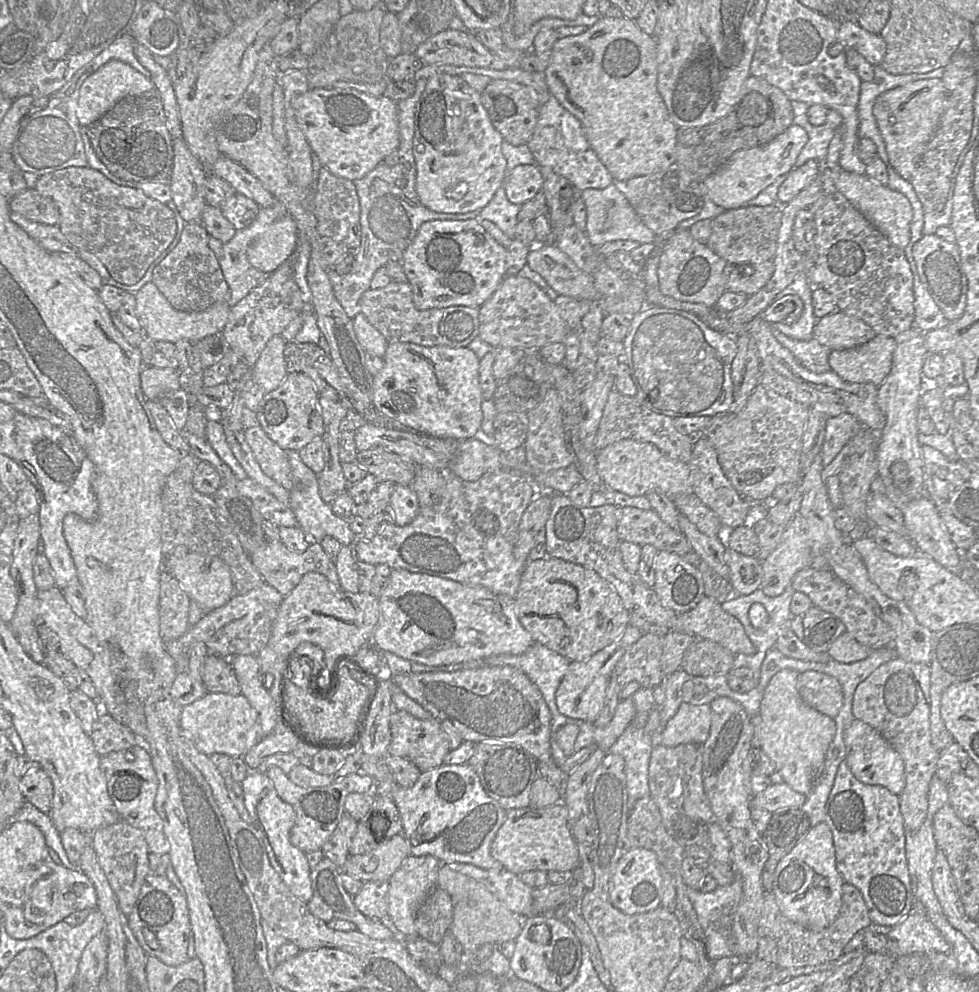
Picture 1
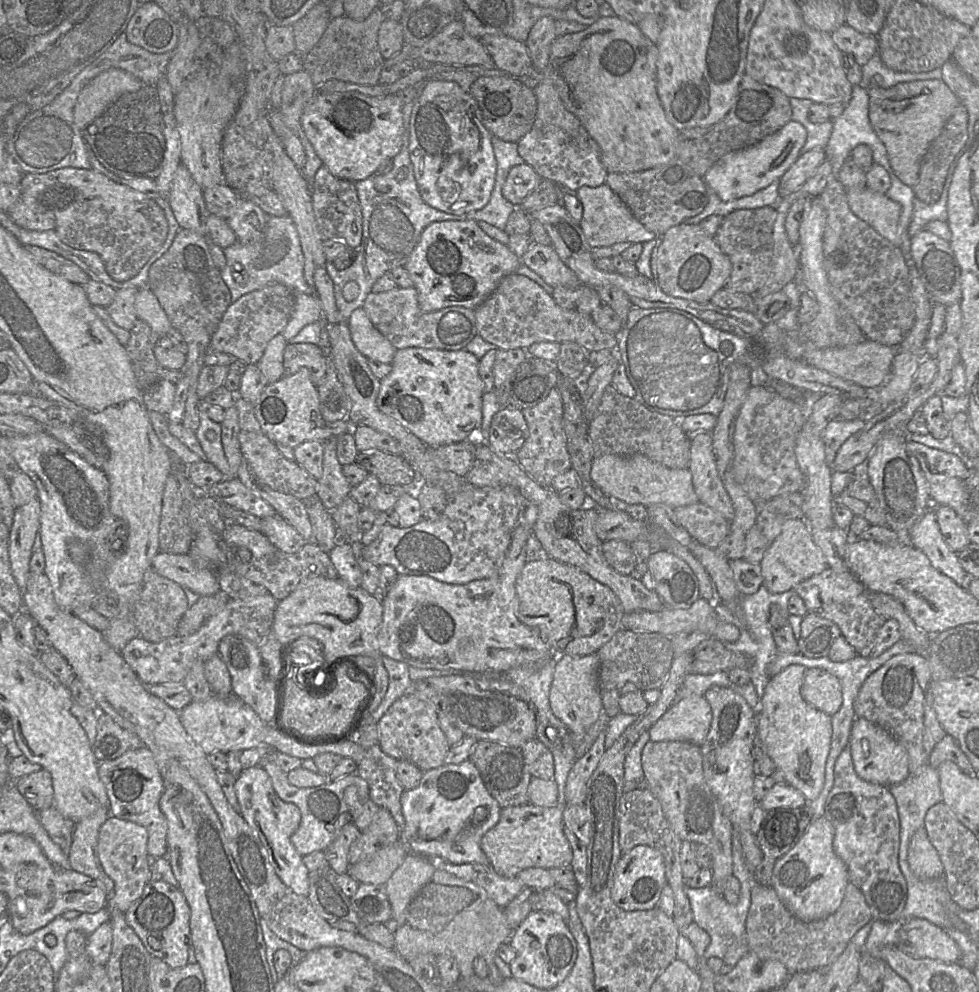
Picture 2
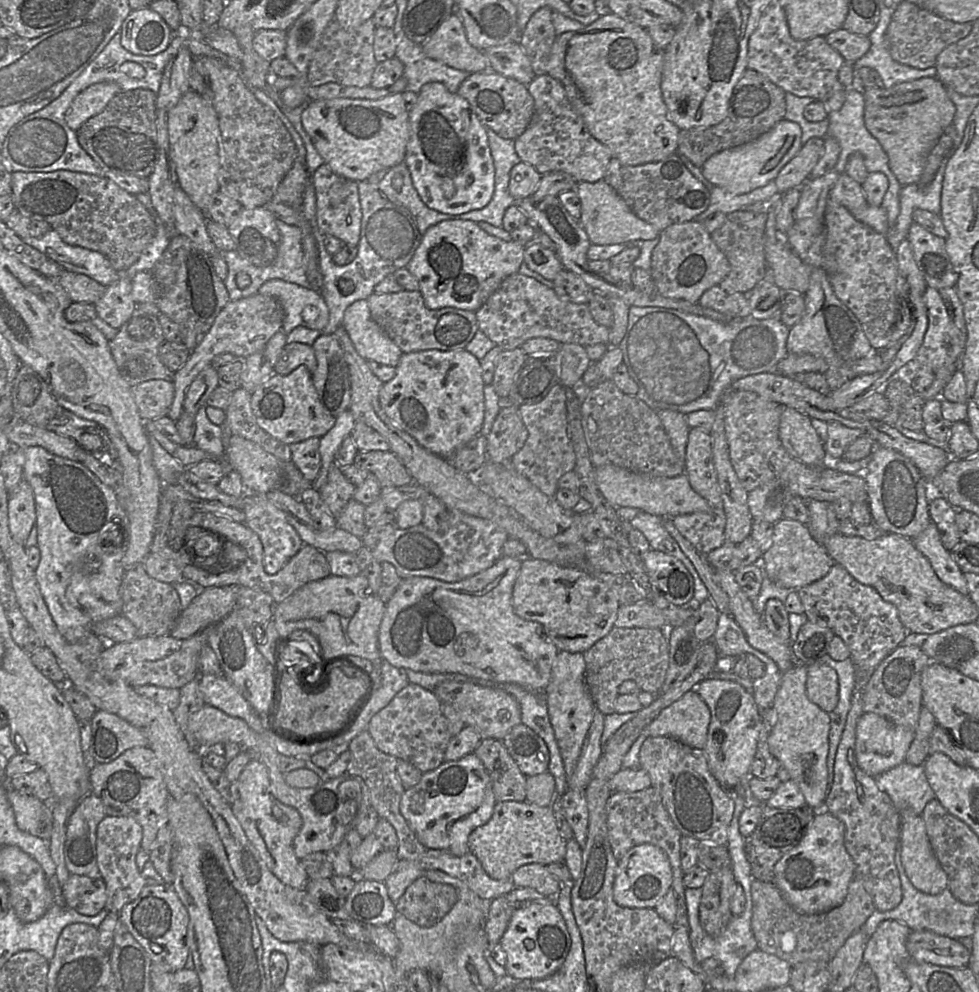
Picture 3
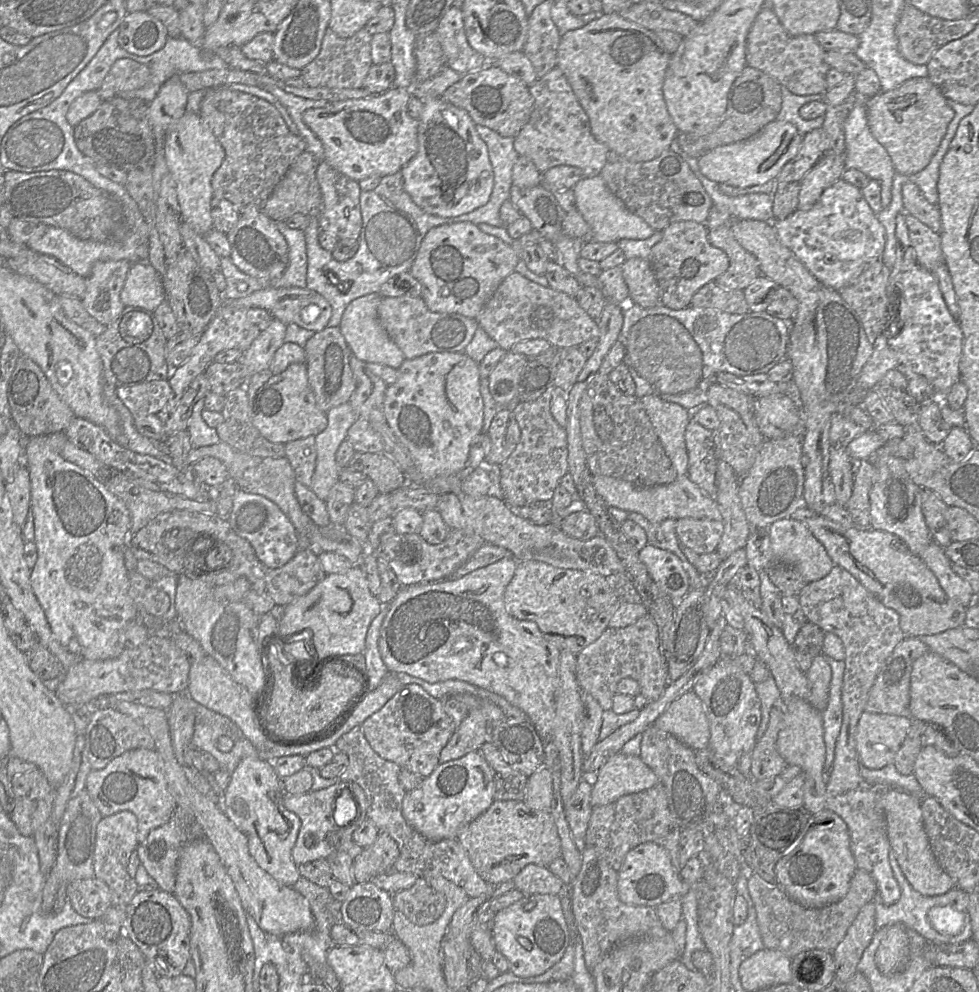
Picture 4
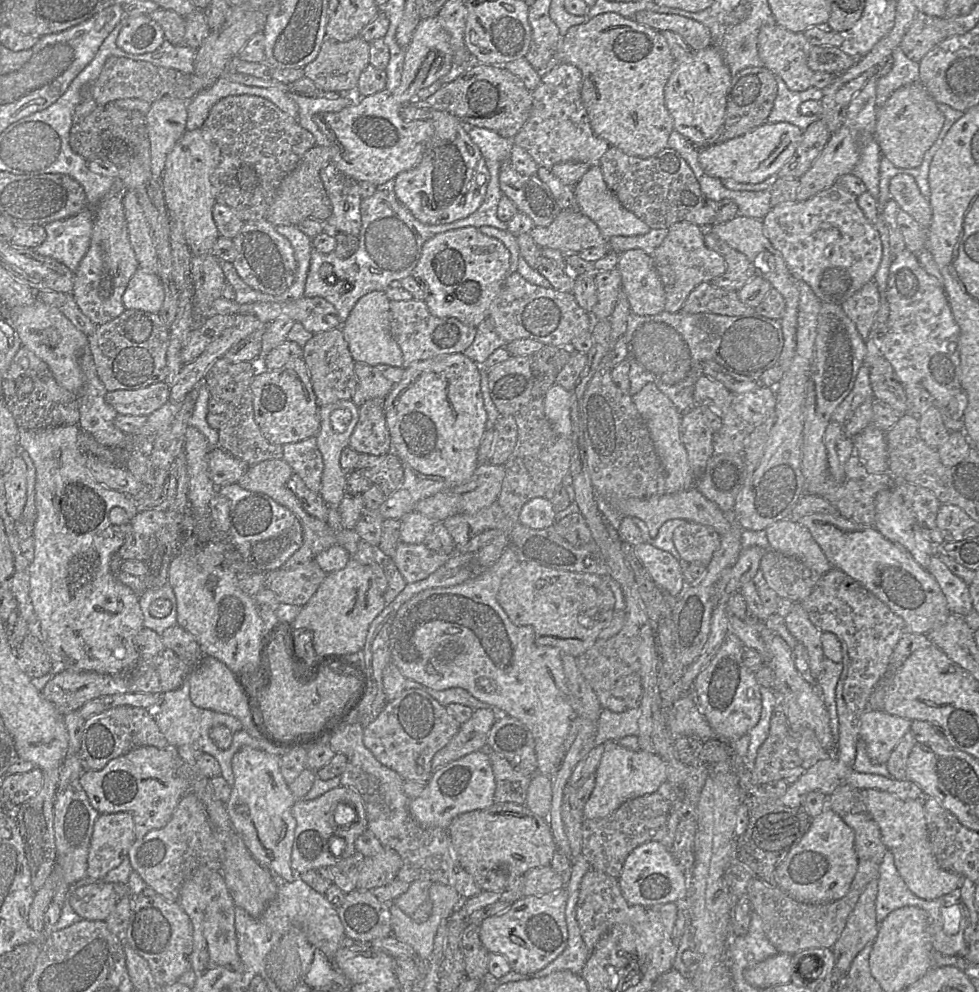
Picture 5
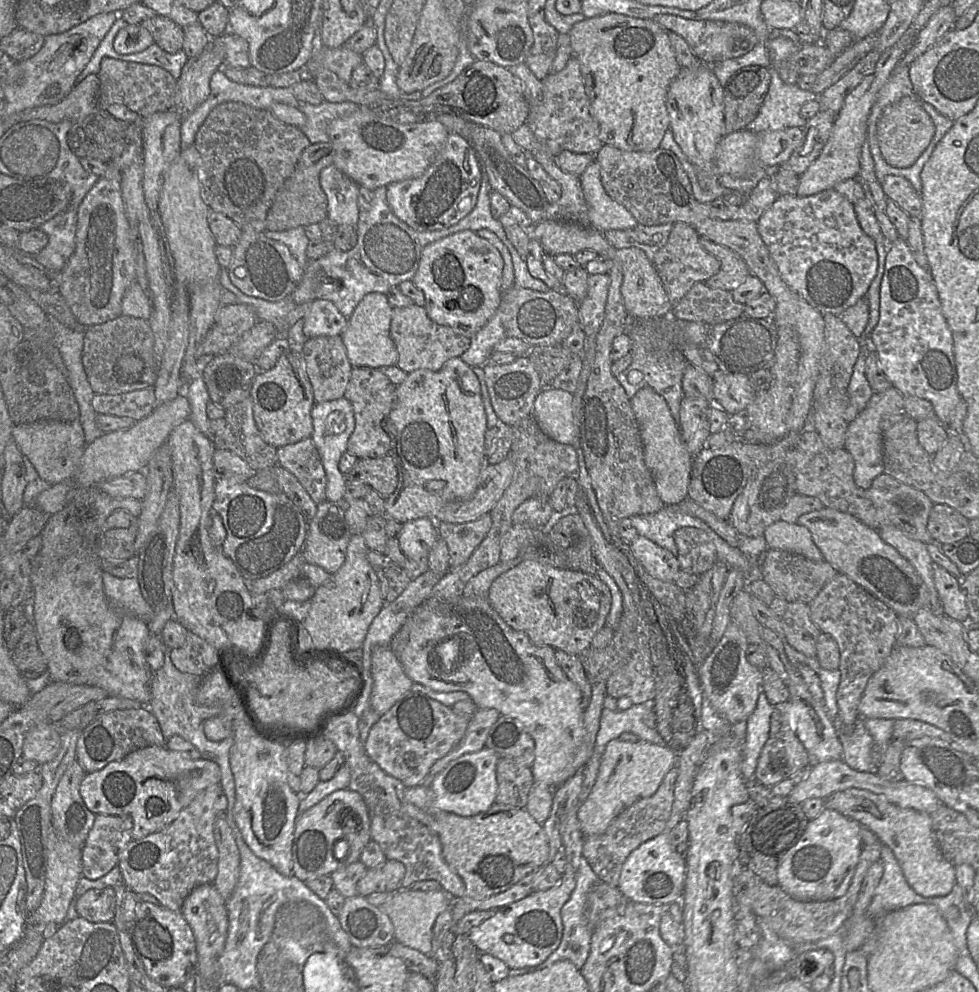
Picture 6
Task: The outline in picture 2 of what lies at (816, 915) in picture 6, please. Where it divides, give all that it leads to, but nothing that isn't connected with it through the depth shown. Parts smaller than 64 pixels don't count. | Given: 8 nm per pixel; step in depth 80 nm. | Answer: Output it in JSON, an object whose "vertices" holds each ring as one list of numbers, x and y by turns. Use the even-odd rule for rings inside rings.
{"vertices":[[852,882,847,884,842,903,834,913,810,922,798,919,782,902,772,885,756,883,751,890,746,933,751,952,763,960,780,961,791,975,828,969,851,942,852,937,872,919,864,894]]}

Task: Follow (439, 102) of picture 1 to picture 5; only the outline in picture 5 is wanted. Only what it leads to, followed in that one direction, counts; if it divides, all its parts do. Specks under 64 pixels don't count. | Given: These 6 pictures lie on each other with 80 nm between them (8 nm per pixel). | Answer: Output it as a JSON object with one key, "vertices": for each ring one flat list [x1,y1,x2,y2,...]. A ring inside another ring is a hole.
{"vertices":[[432,111,430,120,434,133,422,158,414,168,395,177,394,192,399,202,421,223,449,224,469,216,479,208,490,175,480,149,457,117,443,111]]}

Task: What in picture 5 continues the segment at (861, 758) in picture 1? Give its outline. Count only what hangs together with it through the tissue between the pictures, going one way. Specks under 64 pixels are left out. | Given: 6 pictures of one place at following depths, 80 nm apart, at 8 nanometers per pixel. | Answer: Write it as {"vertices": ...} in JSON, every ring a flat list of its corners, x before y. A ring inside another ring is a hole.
{"vertices":[[867,709,862,714,859,737,865,741,867,754,874,764,886,764,896,745,910,730,911,722,882,710]]}

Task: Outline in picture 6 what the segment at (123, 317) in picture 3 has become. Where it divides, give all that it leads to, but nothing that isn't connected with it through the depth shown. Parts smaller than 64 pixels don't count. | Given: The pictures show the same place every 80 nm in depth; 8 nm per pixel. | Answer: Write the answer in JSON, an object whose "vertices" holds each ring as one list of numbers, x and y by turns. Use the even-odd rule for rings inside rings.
{"vertices":[[112,162,107,165,106,172,99,176,78,207,75,250,58,273,58,292,77,320,85,327,102,324,122,315,123,296,136,281,135,242,122,197,122,172]]}

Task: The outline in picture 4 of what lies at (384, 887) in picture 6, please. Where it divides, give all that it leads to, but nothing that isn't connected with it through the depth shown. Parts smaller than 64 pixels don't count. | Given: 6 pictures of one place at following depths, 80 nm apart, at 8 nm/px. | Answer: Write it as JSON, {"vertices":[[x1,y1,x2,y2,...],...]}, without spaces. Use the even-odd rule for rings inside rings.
{"vertices":[[379,833,375,842,363,848,353,863,355,882,365,883,394,869,399,858,398,845,387,833]]}

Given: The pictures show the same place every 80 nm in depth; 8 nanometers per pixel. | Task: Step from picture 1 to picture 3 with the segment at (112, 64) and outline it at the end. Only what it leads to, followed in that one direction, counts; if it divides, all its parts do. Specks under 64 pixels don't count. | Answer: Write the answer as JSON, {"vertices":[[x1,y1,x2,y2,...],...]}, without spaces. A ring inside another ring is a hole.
{"vertices":[[116,82,93,84,77,95,66,112,68,126,77,131,87,120,101,113,107,104,122,91]]}

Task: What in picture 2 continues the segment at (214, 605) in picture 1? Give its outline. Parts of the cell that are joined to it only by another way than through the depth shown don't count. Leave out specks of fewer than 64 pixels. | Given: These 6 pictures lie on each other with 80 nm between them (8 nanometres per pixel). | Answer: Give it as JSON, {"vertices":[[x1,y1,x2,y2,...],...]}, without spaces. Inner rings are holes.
{"vertices":[[159,551,152,560,152,569,199,596,214,595,221,590,218,574,199,567,188,554]]}

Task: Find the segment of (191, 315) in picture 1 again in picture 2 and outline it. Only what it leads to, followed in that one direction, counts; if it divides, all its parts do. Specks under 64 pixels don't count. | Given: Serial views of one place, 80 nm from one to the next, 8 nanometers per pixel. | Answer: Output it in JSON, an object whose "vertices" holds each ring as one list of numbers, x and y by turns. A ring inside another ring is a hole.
{"vertices":[[146,285,138,290,135,309,139,319,145,321,161,337,166,336,172,324,156,295]]}

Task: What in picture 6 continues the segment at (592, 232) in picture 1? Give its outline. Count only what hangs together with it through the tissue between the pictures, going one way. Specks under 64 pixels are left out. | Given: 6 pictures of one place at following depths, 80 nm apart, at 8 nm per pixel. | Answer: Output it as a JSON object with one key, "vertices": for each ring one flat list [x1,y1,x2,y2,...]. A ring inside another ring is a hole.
{"vertices":[[597,161,591,162,579,178,592,227,606,232,630,230,639,224,622,204,607,194,601,182]]}

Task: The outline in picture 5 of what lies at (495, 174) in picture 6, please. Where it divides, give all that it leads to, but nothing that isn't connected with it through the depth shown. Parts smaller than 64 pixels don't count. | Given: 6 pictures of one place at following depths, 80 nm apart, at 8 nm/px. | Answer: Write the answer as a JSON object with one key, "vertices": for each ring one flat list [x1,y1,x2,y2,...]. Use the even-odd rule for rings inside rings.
{"vertices":[[509,159,500,167,499,185,503,195,515,204,519,212,526,214,532,220,534,227,549,226,562,211,550,189,536,175,517,172]]}

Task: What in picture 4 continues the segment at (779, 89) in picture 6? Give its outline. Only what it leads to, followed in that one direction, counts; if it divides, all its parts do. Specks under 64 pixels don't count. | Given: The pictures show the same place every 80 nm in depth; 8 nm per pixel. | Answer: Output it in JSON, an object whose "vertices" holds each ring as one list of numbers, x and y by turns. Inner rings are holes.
{"vertices":[[782,86,781,98,781,109,775,120,793,124,802,136,814,129,823,127,823,116,819,116,811,120,806,120,800,116,799,109,806,103,812,101,823,101,824,94,799,96,791,93,786,87]]}

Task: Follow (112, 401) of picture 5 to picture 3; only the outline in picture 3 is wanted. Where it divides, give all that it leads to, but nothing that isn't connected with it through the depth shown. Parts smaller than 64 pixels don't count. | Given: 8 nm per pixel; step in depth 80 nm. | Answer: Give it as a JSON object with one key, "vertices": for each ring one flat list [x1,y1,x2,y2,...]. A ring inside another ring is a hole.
{"vertices":[[156,379,131,386,131,393,141,418,152,421,168,416,175,388,173,382]]}

